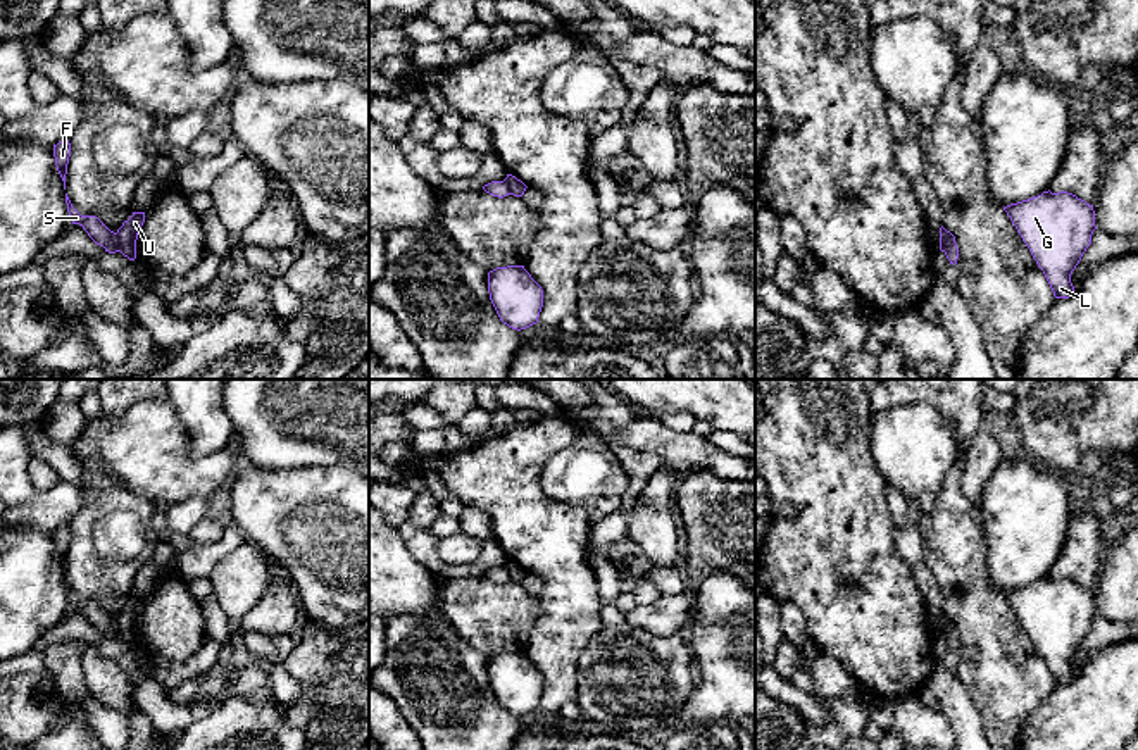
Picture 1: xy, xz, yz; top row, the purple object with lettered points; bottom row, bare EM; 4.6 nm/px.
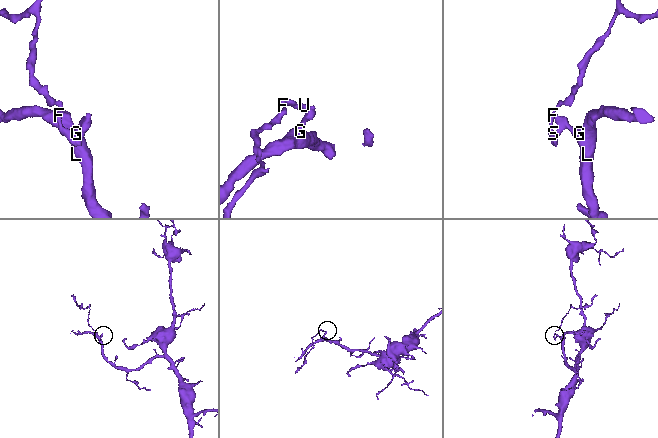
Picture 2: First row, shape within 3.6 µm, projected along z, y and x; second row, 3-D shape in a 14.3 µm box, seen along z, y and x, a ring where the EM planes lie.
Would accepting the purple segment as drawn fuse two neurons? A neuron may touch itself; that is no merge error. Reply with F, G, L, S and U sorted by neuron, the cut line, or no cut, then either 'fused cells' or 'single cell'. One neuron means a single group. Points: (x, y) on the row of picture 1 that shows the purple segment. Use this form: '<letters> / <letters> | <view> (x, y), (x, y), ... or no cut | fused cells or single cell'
F S / G L U | yz (954, 240), (949, 240), (942, 250) | fused cells

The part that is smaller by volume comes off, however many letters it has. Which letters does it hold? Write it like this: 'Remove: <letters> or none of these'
Remove: F, S

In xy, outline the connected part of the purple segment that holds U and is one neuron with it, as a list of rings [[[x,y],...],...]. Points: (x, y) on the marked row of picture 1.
[[[133,212],[133,216],[128,221],[124,221],[116,233],[121,253],[129,260],[136,259],[136,240],[143,222],[145,222],[145,212]]]

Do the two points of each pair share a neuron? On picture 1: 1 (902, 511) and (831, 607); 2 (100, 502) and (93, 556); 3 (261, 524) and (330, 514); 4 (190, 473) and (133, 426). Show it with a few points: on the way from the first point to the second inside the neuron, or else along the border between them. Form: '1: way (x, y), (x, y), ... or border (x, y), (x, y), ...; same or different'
1: border (885, 487), (887, 509), (897, 528); different
2: way (100, 516), (100, 542); same
3: way (278, 518), (312, 518); same
4: way (176, 469), (147, 440); same

